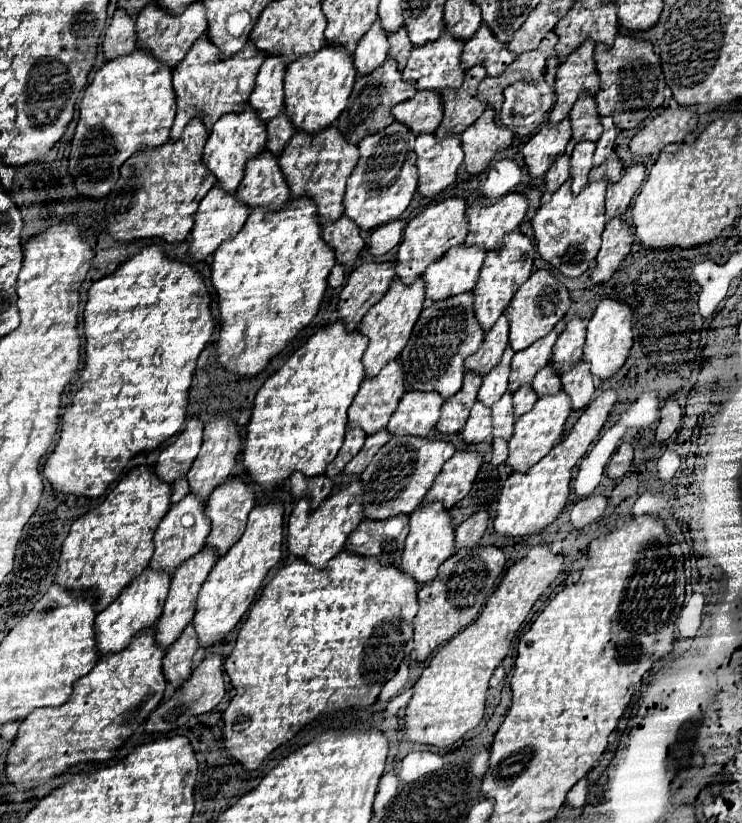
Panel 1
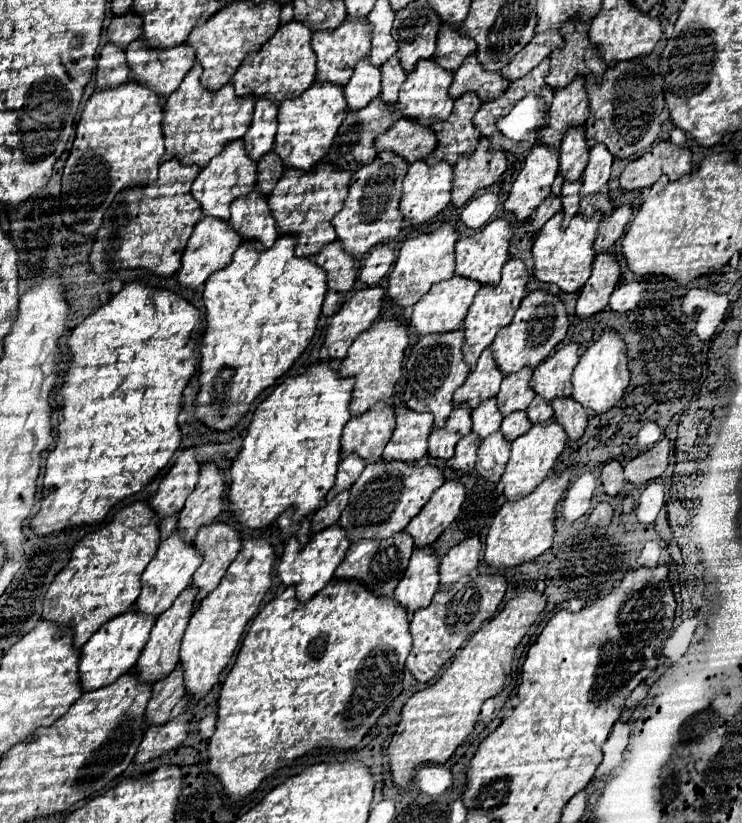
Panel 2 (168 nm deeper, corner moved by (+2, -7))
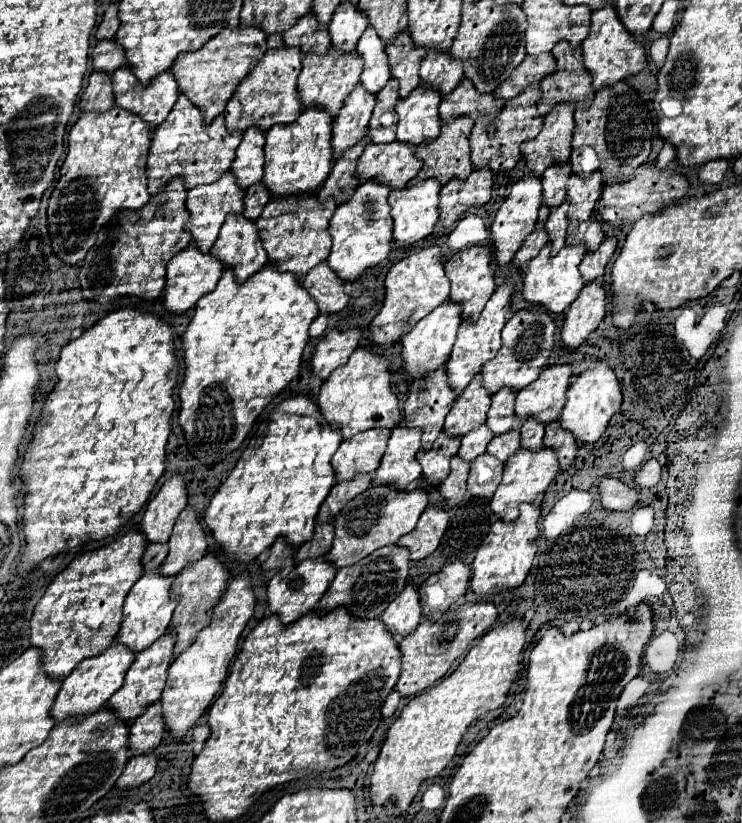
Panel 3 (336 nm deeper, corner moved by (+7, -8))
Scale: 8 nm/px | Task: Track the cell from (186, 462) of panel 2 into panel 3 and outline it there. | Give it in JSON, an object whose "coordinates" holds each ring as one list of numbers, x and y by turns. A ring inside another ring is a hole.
{"coordinates":[[180,475,170,477,160,487,156,497,148,503,148,509,142,517,142,531,148,543,168,543,176,517,182,513,186,503,188,493,182,477]]}

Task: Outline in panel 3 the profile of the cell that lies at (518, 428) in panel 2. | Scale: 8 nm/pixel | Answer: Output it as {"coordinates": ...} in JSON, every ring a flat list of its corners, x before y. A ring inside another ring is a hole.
{"coordinates":[[508,431,504,435,498,435,490,441,488,453,506,463,516,451,520,449,520,433,518,431]]}

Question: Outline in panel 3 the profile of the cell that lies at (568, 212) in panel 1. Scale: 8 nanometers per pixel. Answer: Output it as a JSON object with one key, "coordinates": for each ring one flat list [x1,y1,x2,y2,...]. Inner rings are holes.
{"coordinates":[[546,245,540,251,540,255,528,263,522,291,524,299,532,305,542,305,550,313,562,313,566,307,570,307,584,287,584,281,578,271,584,253,586,253,584,245,574,245,574,247,562,247,562,251,556,257,550,257,550,245]]}

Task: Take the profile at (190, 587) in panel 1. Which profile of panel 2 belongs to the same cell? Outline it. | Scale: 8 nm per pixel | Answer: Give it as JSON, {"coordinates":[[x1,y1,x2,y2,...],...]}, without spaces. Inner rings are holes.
{"coordinates":[[189,586,185,588,185,592,181,592,177,596,177,600,173,602,171,608,167,608,165,614,161,614,161,618,157,618,153,630,151,630,151,636,149,636,149,642,145,644,139,660,137,660,137,674,143,682,157,682,161,680,163,676,167,676,179,662,179,644,181,644,181,638,183,638,183,632,187,628,187,622,193,614,193,602,195,602,195,594,197,594,197,588]]}

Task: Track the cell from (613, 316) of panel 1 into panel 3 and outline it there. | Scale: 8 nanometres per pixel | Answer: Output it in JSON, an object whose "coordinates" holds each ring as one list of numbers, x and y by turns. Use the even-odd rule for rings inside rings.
{"coordinates":[[598,361,598,363,594,363,592,369,578,375,576,381,570,385,570,389,566,393,566,405,562,409,560,425,562,425,562,429,566,429,574,435,578,445,596,443,604,435,608,421,620,409,620,405,622,405,620,383,608,365,604,361]]}

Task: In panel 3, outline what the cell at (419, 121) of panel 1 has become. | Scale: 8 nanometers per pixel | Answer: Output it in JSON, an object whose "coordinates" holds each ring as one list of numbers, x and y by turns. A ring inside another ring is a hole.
{"coordinates":[[400,141,388,145,368,143,358,159,356,175,360,181,380,181,392,189,402,189,420,171,422,161,414,157,414,149]]}

